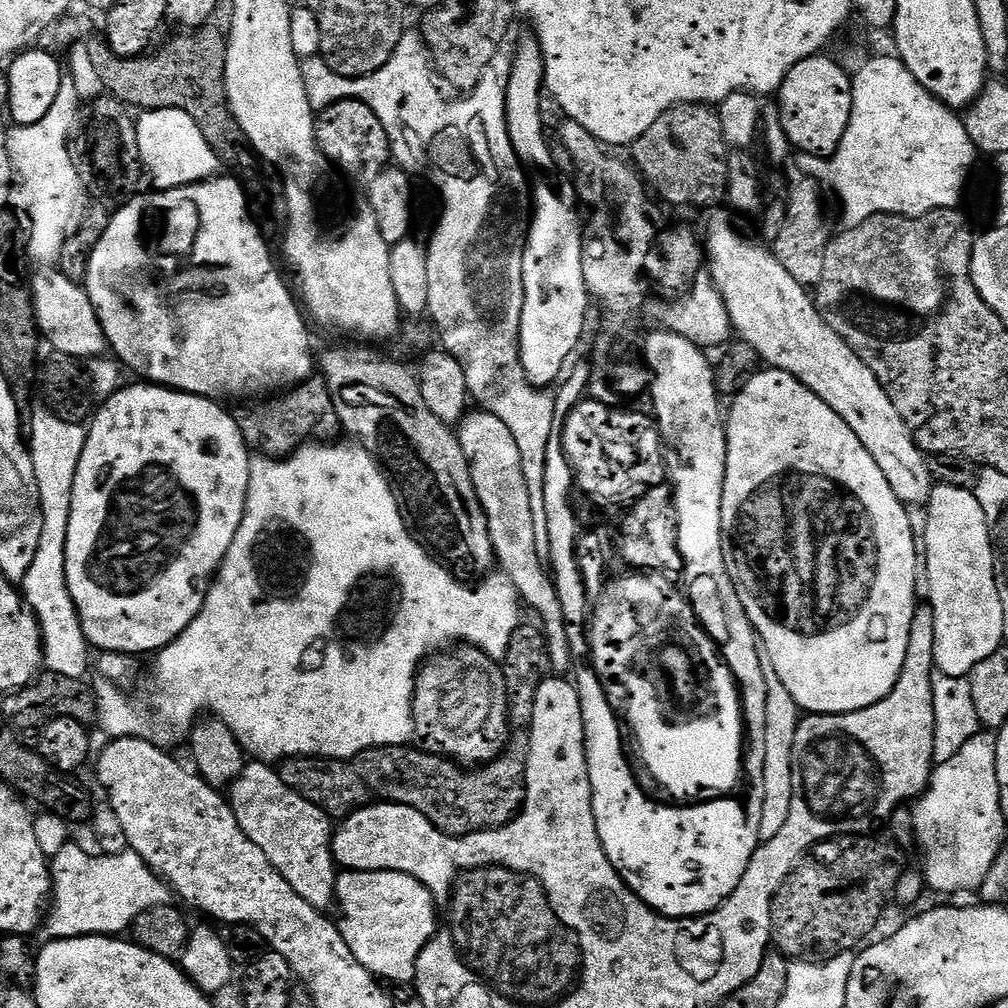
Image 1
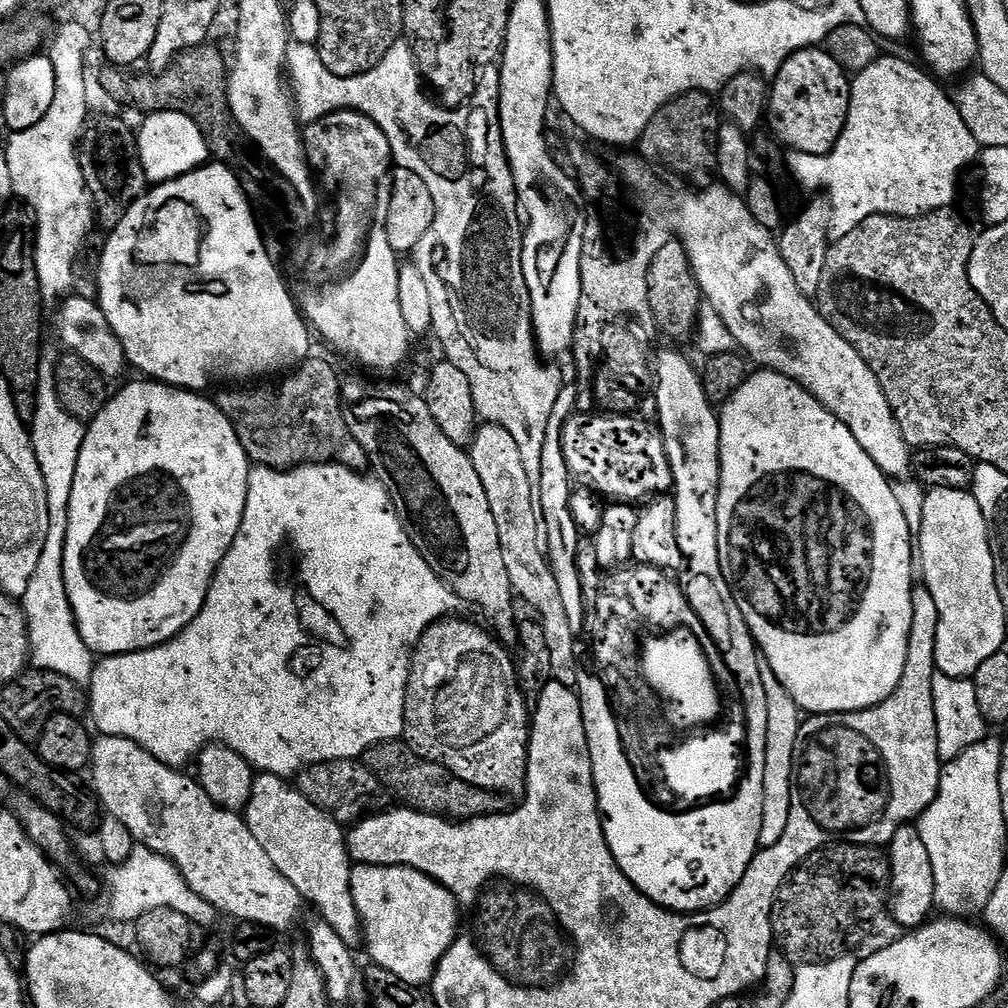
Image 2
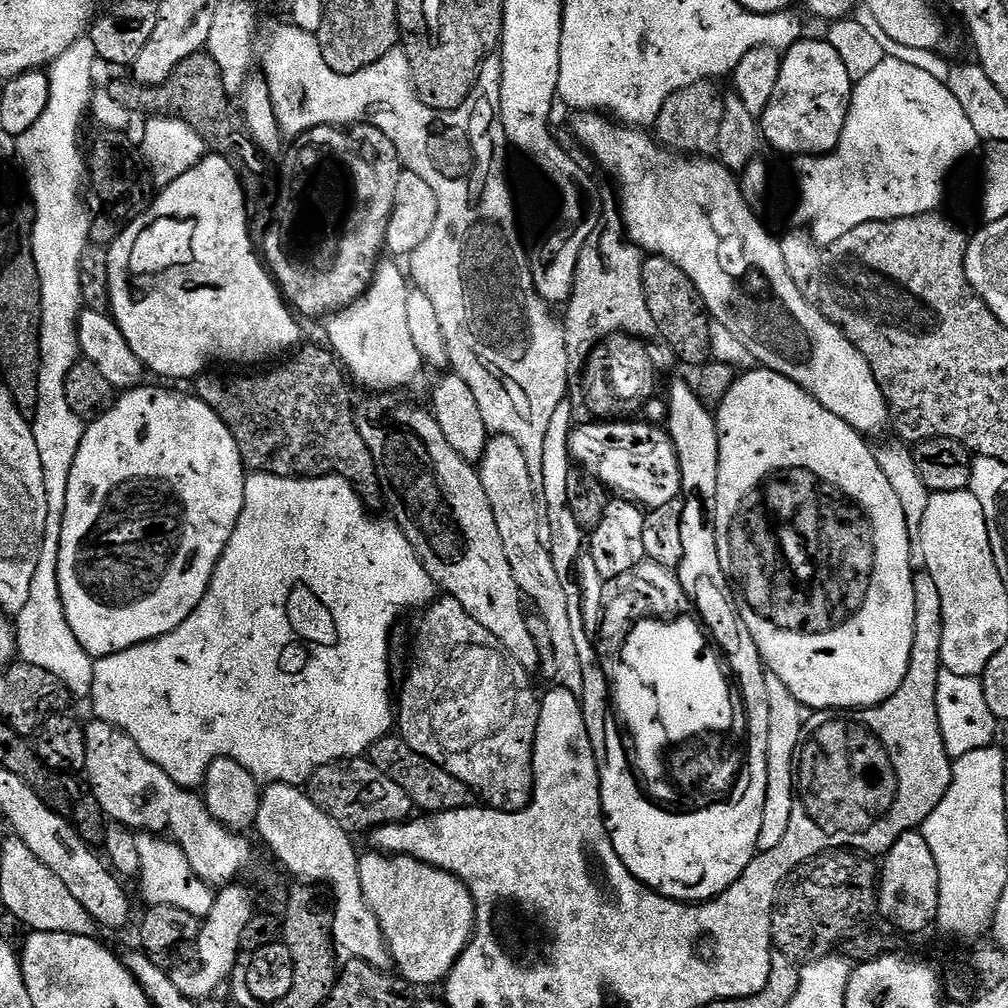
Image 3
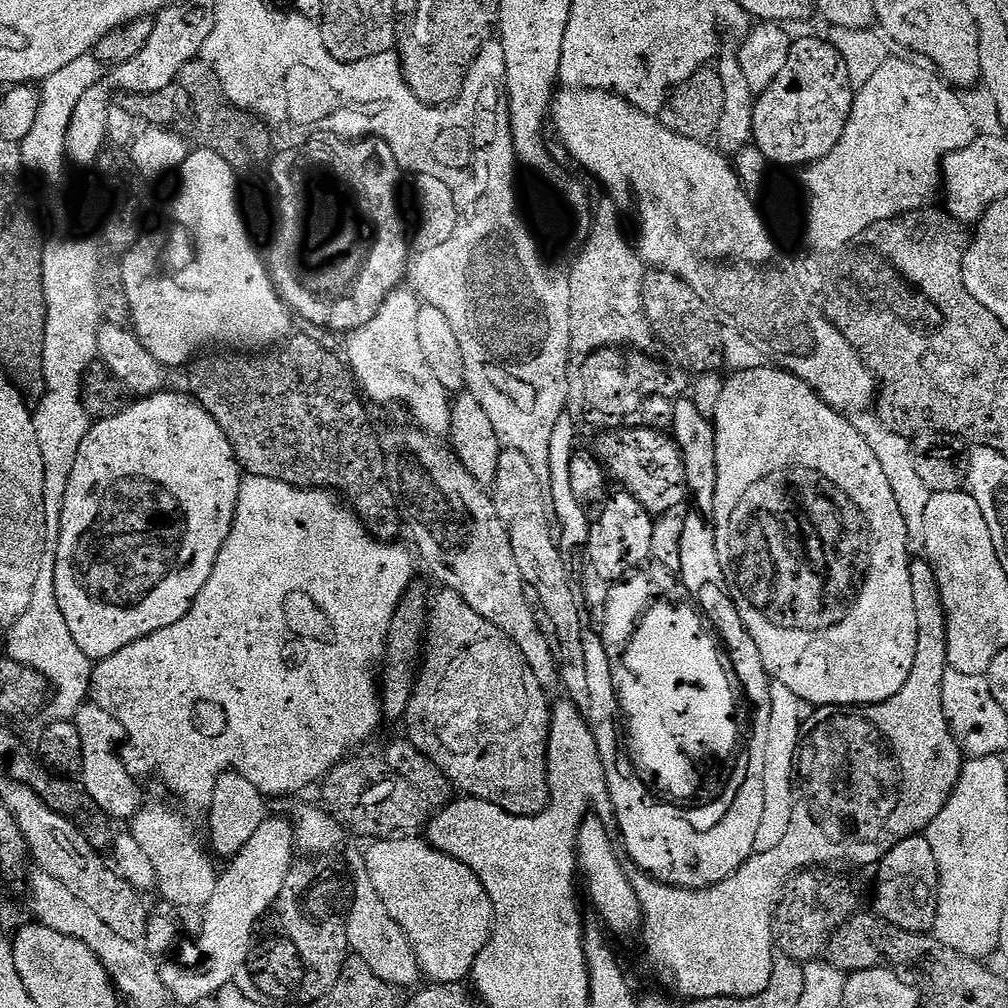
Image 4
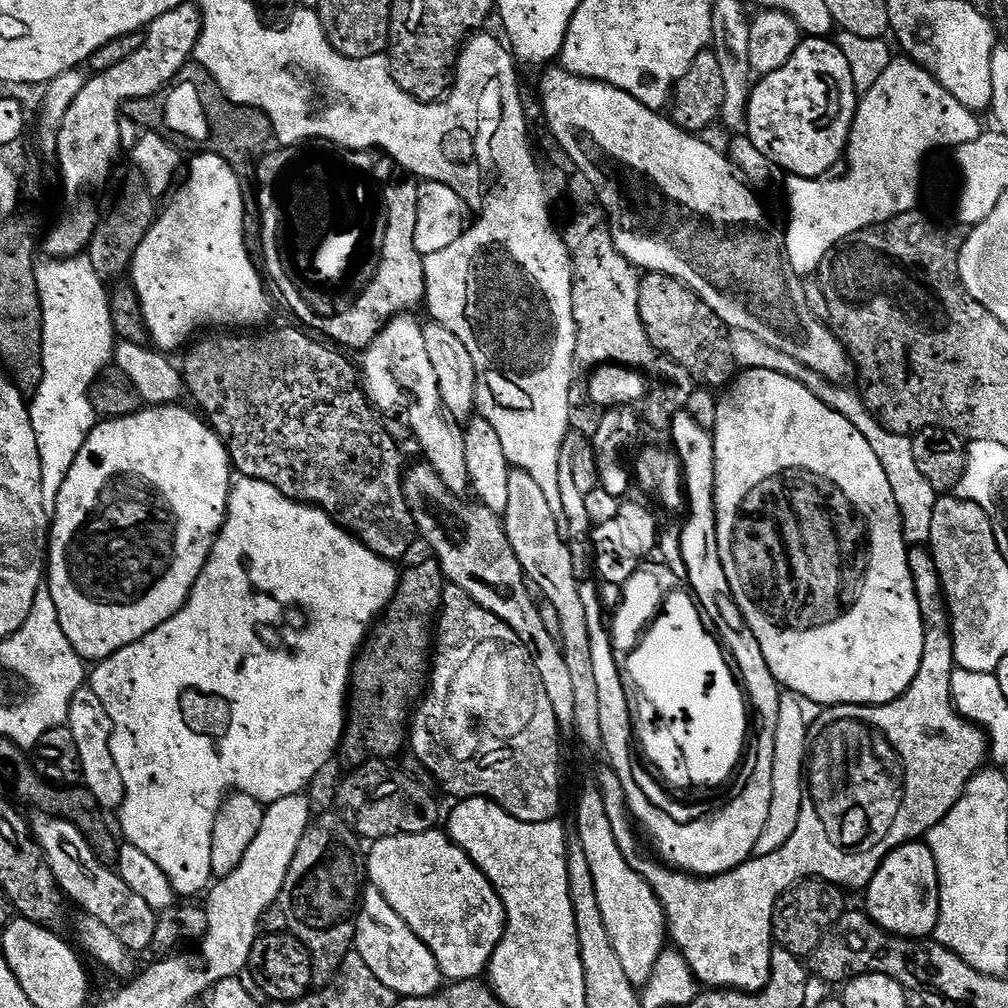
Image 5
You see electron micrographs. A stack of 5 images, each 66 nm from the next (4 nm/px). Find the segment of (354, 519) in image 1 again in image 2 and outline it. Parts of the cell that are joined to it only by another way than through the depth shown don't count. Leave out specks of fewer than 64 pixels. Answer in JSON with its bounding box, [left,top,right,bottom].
[86,464,458,778]

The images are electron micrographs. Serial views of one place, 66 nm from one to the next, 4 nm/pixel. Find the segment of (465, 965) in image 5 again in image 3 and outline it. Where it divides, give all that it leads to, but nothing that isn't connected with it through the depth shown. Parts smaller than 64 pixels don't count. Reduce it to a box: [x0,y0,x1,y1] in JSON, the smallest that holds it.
[358,850,476,986]

